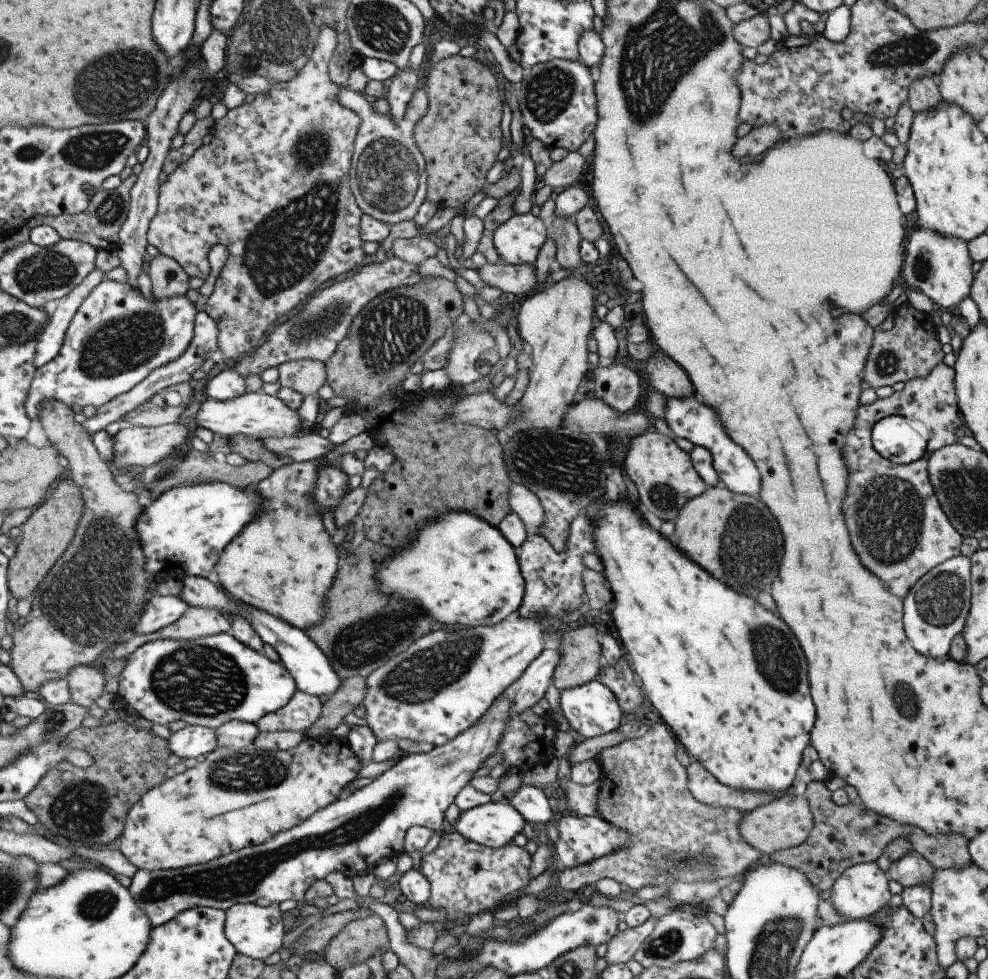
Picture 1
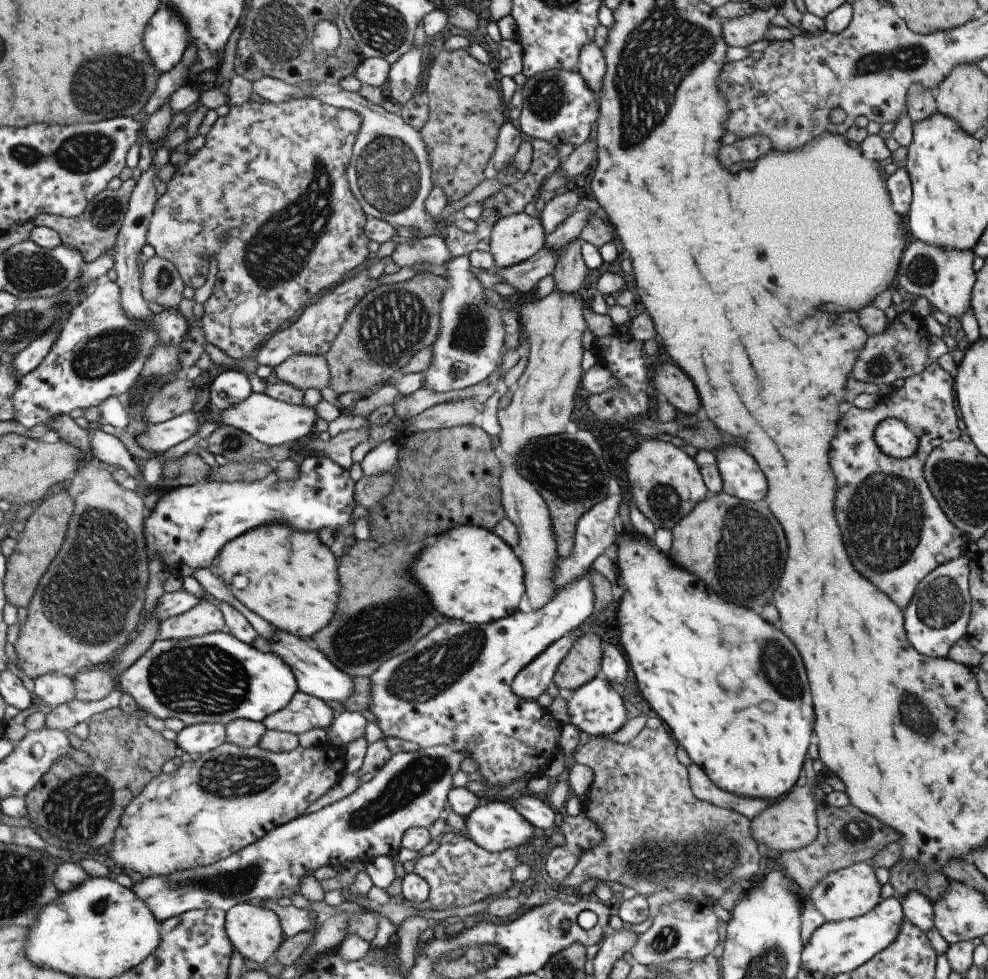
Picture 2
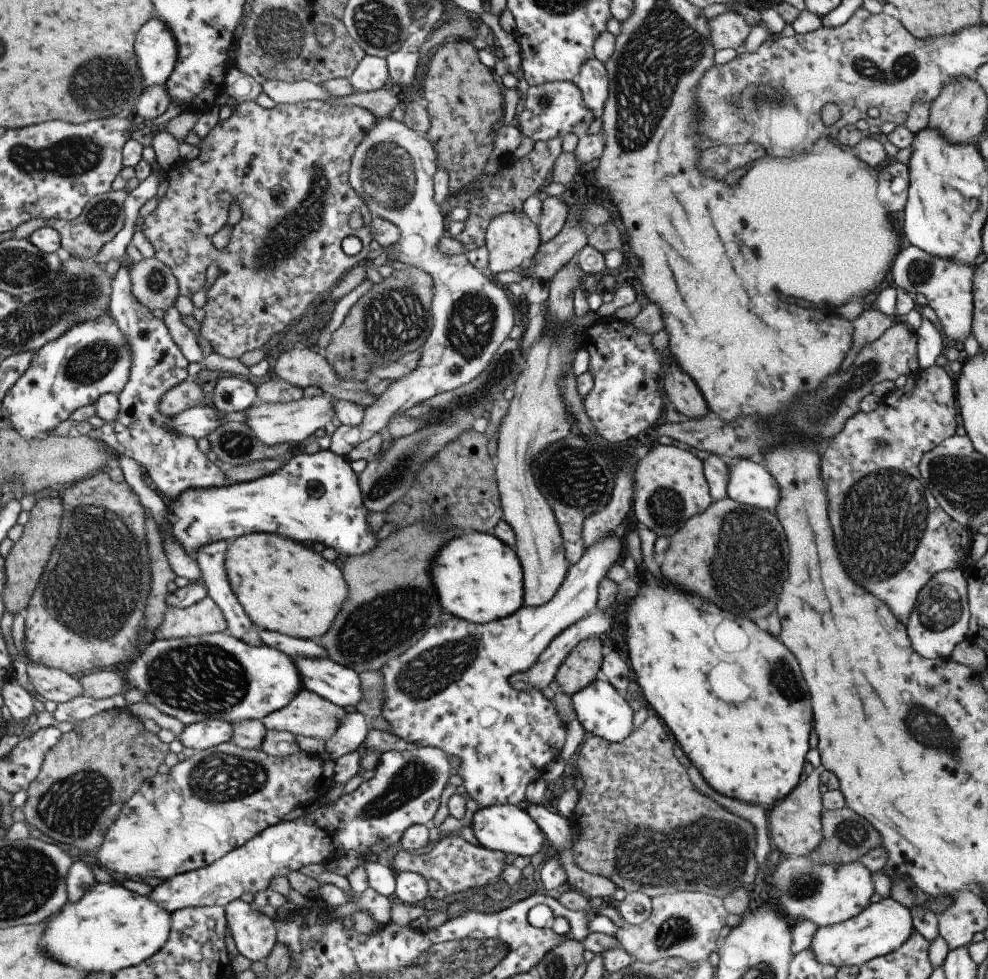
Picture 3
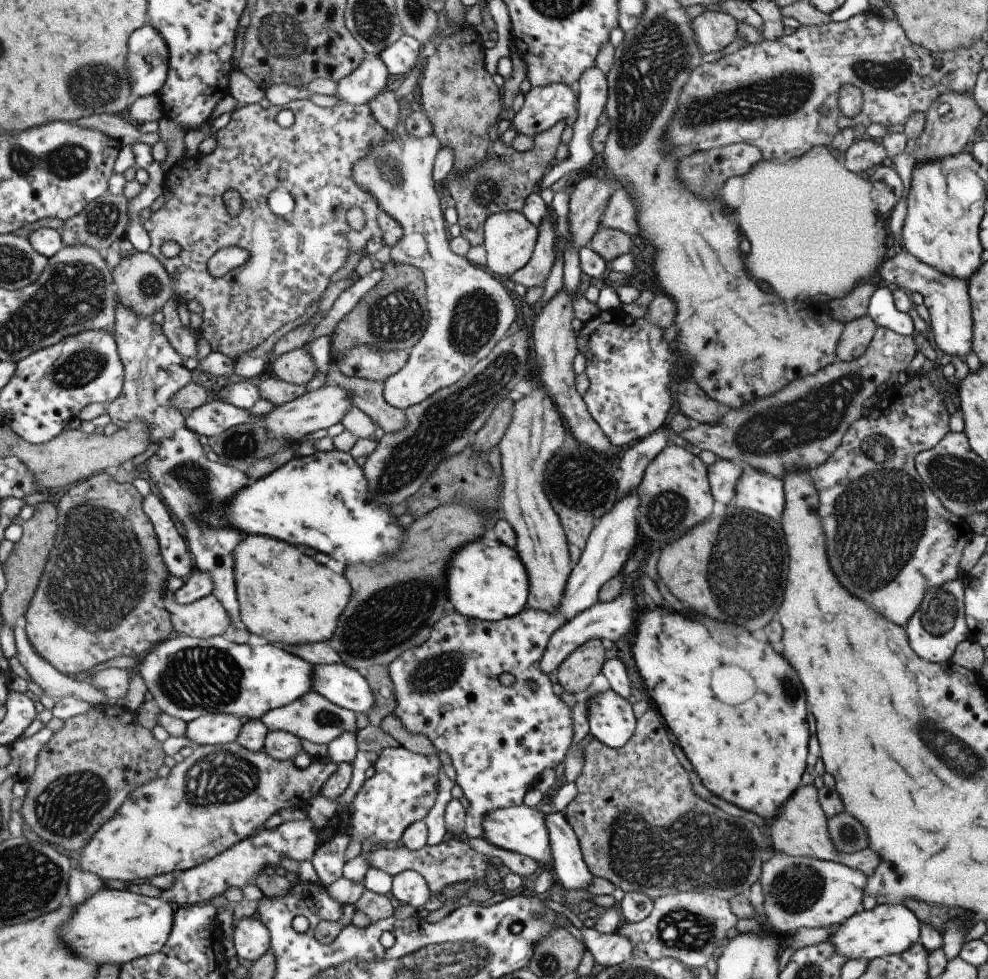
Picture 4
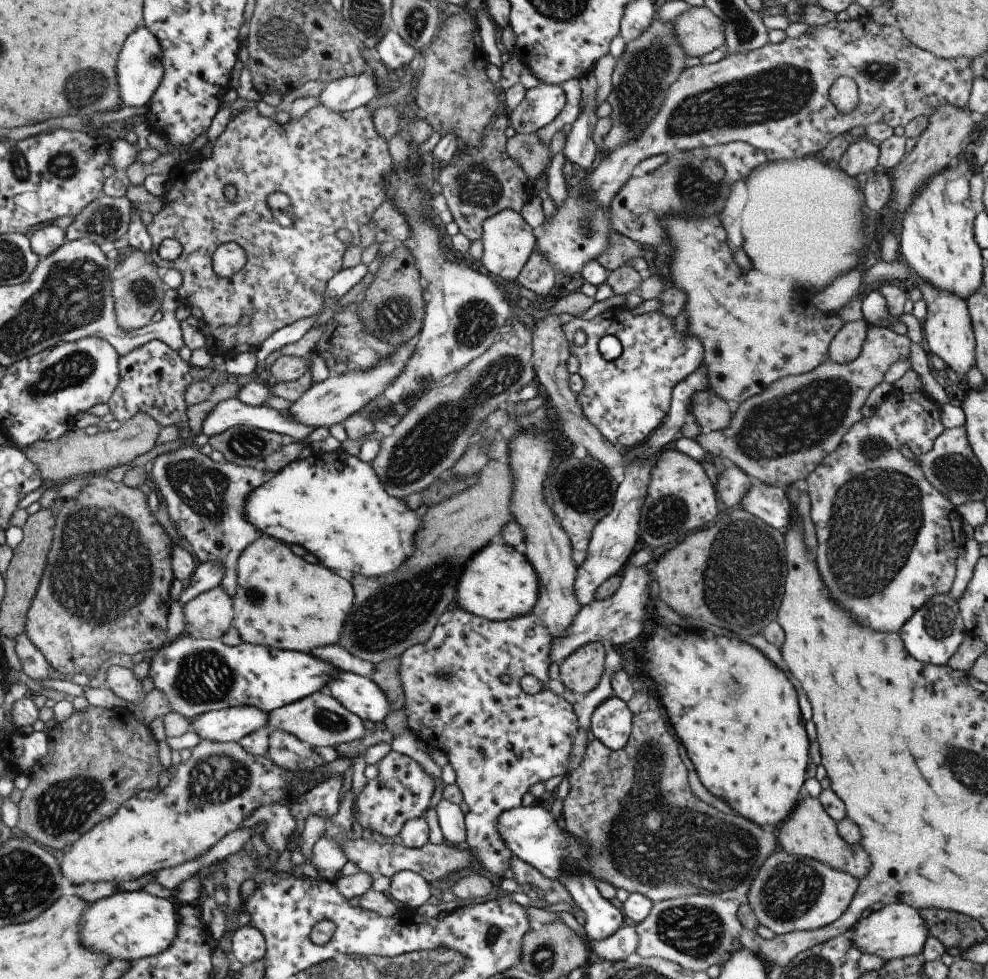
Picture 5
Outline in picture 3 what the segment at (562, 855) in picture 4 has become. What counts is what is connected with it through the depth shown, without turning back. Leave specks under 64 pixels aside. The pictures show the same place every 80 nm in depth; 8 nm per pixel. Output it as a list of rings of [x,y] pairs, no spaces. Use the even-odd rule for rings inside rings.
[[[524,802],[523,810],[528,817],[544,833],[545,838],[553,842],[553,848],[556,851],[555,857],[559,858],[559,851],[571,849],[573,841],[570,839],[570,826],[567,818],[560,815],[559,812],[549,812],[545,806],[539,803]]]

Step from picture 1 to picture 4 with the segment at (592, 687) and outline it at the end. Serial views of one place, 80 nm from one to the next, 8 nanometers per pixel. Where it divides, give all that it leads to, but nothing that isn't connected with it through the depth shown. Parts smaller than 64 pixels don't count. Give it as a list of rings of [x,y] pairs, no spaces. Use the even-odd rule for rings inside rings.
[[[610,688],[595,691],[583,708],[586,710],[589,733],[605,746],[619,748],[632,735],[636,719],[631,705]]]

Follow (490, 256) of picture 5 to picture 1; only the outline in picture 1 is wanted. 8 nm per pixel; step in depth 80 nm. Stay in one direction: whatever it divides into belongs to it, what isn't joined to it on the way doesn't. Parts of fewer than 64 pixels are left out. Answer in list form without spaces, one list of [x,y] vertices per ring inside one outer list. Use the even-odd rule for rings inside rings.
[[[530,213],[511,215],[492,236],[500,260],[512,265],[533,264],[546,240],[543,222]]]

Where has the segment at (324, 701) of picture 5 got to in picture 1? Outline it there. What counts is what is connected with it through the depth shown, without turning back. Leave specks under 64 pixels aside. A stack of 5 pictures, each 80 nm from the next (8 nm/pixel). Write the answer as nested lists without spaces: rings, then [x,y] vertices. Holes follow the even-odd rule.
[[[296,690],[289,702],[275,710],[264,714],[254,725],[258,732],[293,731],[302,733],[309,728],[320,715],[319,697]]]

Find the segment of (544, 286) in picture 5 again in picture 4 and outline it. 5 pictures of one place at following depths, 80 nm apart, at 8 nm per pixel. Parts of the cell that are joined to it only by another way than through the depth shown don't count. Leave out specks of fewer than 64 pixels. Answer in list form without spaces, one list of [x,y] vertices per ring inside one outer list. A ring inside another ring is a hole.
[[[549,205],[537,226],[536,243],[532,250],[530,259],[519,270],[510,274],[506,279],[510,279],[514,284],[521,284],[525,288],[532,286],[544,286],[545,279],[554,260],[552,252],[553,234],[557,234],[555,213]]]

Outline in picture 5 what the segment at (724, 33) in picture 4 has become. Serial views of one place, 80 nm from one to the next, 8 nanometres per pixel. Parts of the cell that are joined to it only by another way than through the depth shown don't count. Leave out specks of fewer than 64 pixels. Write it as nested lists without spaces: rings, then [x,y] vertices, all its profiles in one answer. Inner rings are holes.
[[[705,6],[691,7],[671,22],[687,57],[701,57],[724,44],[723,21]]]

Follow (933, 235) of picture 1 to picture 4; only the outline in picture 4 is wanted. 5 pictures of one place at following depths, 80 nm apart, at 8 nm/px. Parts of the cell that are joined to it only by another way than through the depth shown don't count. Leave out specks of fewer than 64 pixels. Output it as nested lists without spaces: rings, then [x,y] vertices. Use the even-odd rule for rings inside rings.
[[[903,248],[901,252],[888,255],[876,274],[876,282],[879,284],[899,287],[909,294],[912,292],[921,294],[923,304],[929,313],[927,326],[930,331],[930,342],[938,354],[965,357],[972,345],[972,316],[967,281],[936,271],[935,267],[922,263]]]

